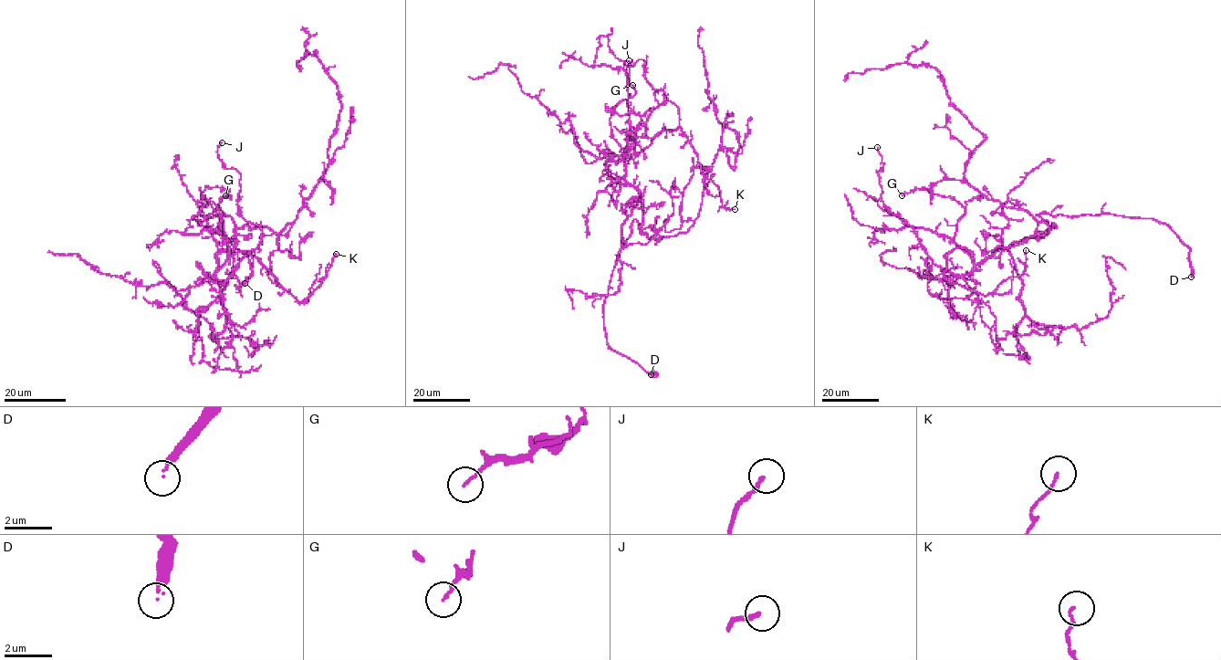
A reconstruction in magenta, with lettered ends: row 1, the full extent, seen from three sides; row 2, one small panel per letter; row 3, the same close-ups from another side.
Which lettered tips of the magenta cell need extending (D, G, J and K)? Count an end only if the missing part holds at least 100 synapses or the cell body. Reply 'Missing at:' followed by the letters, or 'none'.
Missing at: D

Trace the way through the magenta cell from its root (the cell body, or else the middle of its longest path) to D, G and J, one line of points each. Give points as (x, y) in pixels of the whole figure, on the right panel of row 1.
D: (1052, 226), (1056, 226), (1049, 226), (1036, 215), (1113, 214), (1155, 219), (1168, 225), (1190, 249), (1191, 277)
G: (1052, 226), (975, 264), (954, 241), (965, 211), (960, 204), (923, 188), (902, 195)
J: (1052, 226), (1041, 237), (1000, 247), (967, 274), (945, 272), (916, 232), (883, 204), (877, 147)

